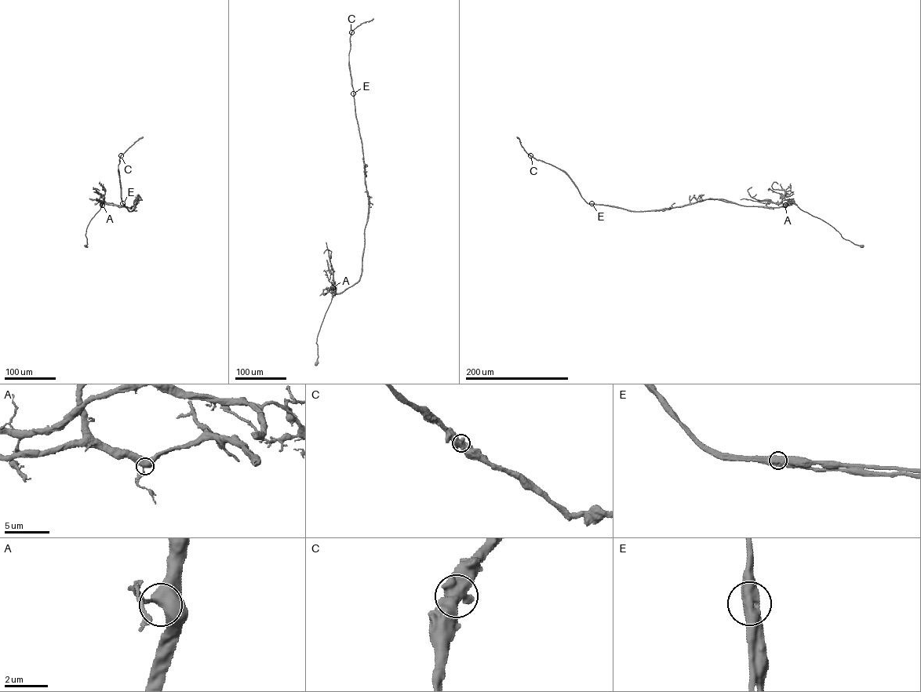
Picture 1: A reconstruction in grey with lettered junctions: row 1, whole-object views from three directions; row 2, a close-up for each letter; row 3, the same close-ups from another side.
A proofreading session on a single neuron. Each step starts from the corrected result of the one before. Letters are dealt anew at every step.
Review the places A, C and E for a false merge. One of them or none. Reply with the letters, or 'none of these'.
E

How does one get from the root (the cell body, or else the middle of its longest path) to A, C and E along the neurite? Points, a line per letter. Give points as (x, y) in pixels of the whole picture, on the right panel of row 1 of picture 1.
A: (862, 245), (843, 238), (831, 226), (802, 210), (784, 196), (781, 202), (785, 205)
C: (862, 245), (843, 238), (792, 201), (774, 207), (705, 199), (639, 211), (587, 203), (564, 171), (530, 155)
E: (862, 245), (843, 238), (792, 201), (774, 207), (705, 199), (639, 211), (591, 203)

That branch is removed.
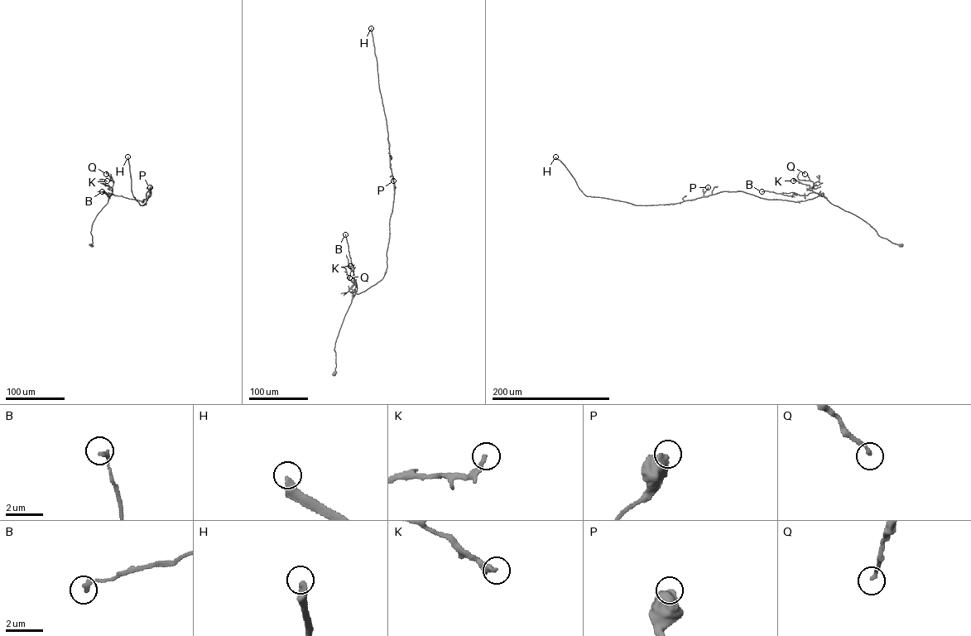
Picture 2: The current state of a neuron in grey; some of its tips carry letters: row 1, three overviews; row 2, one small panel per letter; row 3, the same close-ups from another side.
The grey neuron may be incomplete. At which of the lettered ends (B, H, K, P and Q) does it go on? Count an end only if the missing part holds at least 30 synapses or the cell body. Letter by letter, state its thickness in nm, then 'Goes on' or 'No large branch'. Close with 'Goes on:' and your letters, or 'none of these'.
B: Thickness 190 nm. No large branch
H: Thickness 360 nm. Goes on
K: Thickness 240 nm. No large branch
P: Thickness 650 nm. No large branch
Q: Thickness 180 nm. No large branch
Goes on: H

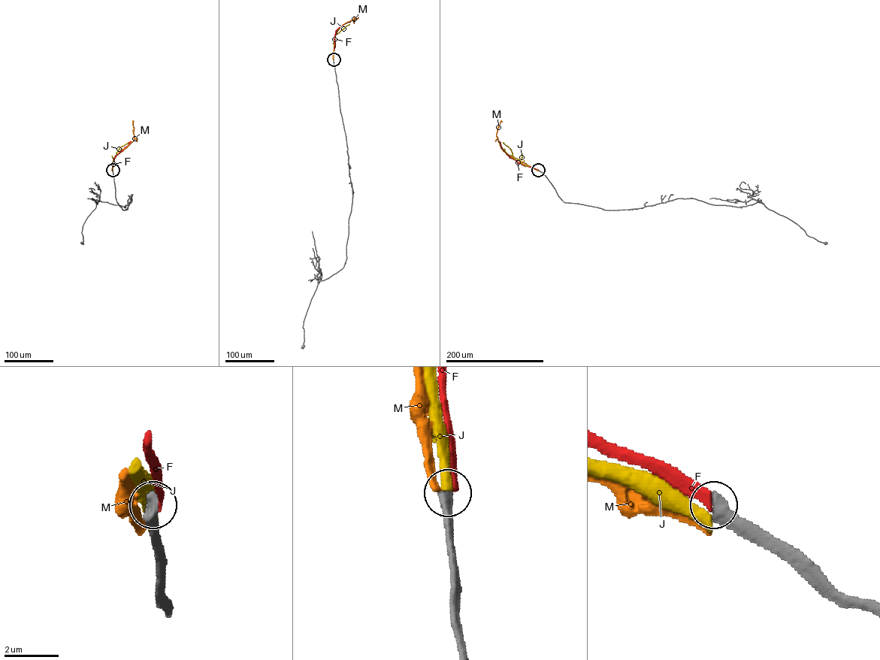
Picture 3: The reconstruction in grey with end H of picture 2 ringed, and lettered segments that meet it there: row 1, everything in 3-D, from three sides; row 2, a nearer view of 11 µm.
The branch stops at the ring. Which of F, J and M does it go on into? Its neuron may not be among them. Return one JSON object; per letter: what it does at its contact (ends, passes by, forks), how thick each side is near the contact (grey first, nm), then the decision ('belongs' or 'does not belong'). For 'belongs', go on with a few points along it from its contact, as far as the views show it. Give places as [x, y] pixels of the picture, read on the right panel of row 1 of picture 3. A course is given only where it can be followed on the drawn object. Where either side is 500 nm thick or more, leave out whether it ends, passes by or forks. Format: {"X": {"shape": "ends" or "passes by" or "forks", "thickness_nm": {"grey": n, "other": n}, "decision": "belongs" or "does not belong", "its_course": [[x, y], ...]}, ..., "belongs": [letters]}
{"F": {"shape": "ends", "thickness_nm": {"grey": 480, "other": 300}, "decision": "does not belong"}, "J": {"thickness_nm": {"grey": 500, "other": 420}, "decision": "does not belong"}, "M": {"thickness_nm": {"grey": 500, "other": 360}, "decision": "does not belong"}, "belongs": []}

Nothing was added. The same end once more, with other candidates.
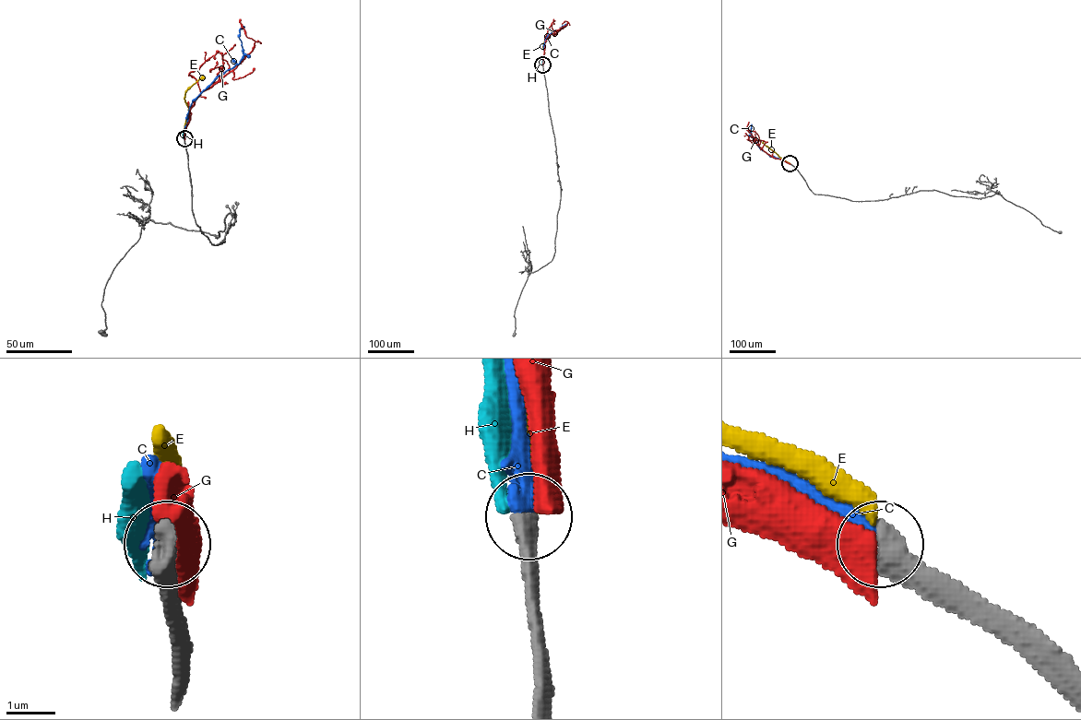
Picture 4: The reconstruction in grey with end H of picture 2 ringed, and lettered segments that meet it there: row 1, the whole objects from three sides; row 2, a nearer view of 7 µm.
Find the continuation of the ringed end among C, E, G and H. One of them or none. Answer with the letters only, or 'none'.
C

